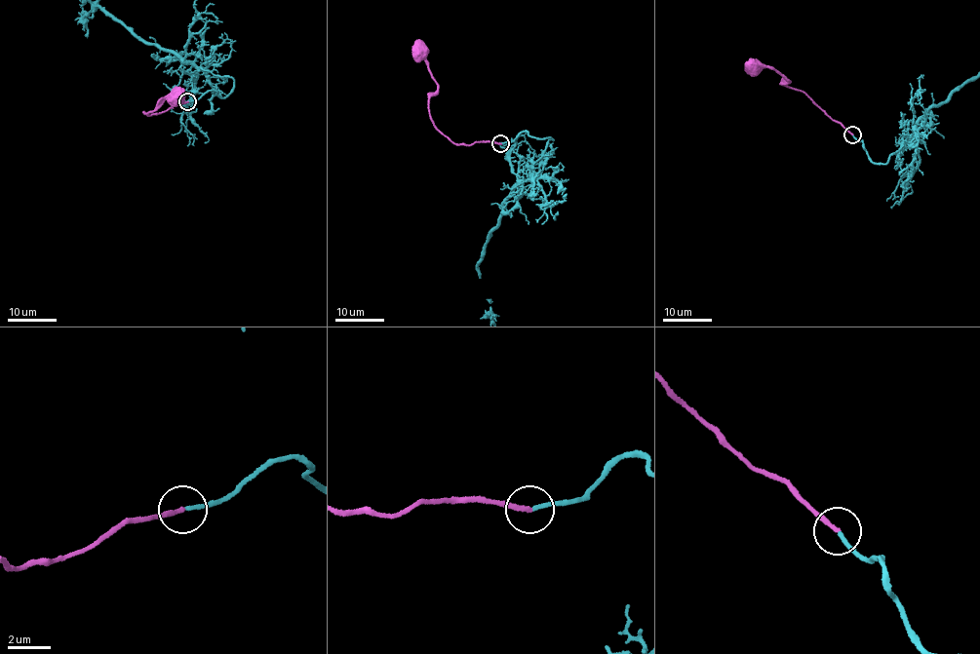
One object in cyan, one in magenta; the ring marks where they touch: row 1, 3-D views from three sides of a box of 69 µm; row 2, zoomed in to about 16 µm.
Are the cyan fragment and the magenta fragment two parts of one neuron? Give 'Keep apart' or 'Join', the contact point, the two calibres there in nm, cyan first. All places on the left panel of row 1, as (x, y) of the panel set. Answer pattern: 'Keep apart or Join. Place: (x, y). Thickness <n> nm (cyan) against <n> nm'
Join. Place: (187, 101). Thickness 190 nm (cyan) against 200 nm

